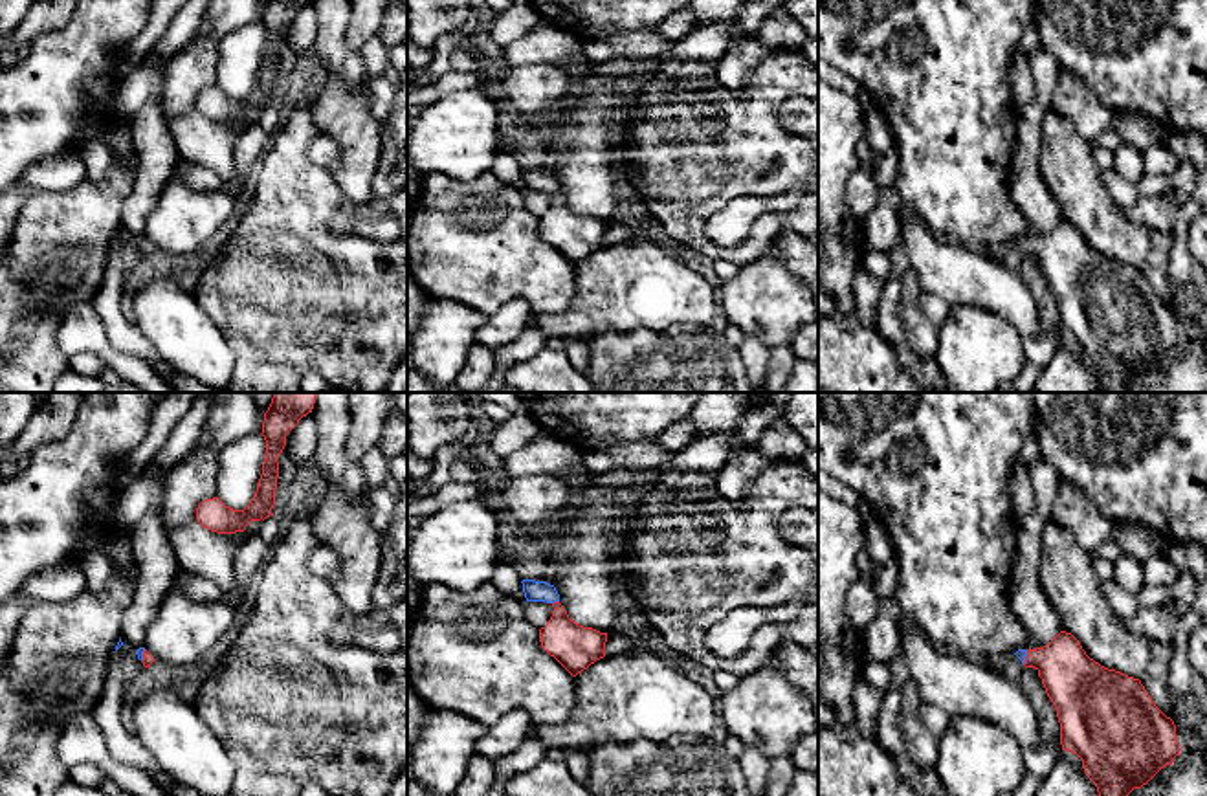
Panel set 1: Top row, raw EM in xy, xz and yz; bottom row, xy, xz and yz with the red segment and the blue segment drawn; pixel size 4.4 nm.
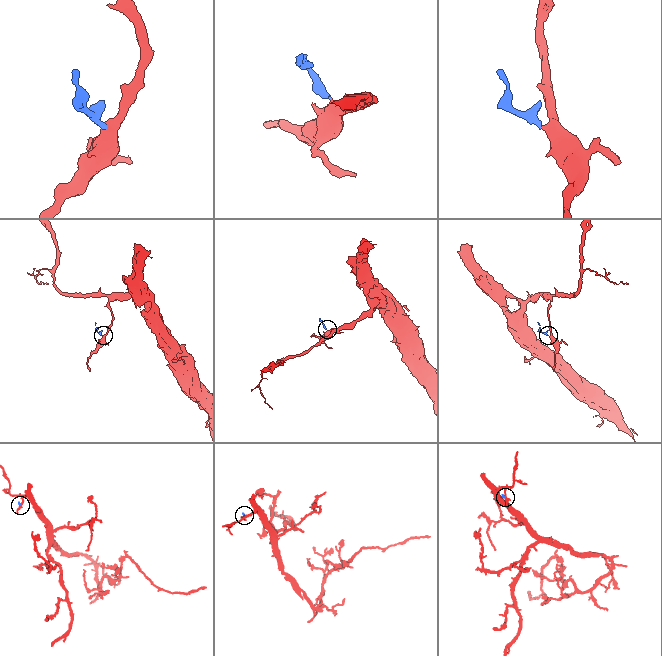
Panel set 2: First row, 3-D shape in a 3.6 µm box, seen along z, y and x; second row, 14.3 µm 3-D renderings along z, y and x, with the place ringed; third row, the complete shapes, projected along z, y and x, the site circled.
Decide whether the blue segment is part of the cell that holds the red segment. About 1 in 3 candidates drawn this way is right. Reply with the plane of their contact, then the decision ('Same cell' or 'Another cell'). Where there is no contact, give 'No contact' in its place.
Touches red in xz. Same cell

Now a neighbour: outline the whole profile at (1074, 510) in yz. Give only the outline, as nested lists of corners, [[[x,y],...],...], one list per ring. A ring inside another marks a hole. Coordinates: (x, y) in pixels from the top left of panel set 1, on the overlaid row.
[[[1068,481],[1058,482],[1051,519],[1064,526],[1090,556],[1112,539],[1113,523],[1079,486]]]

